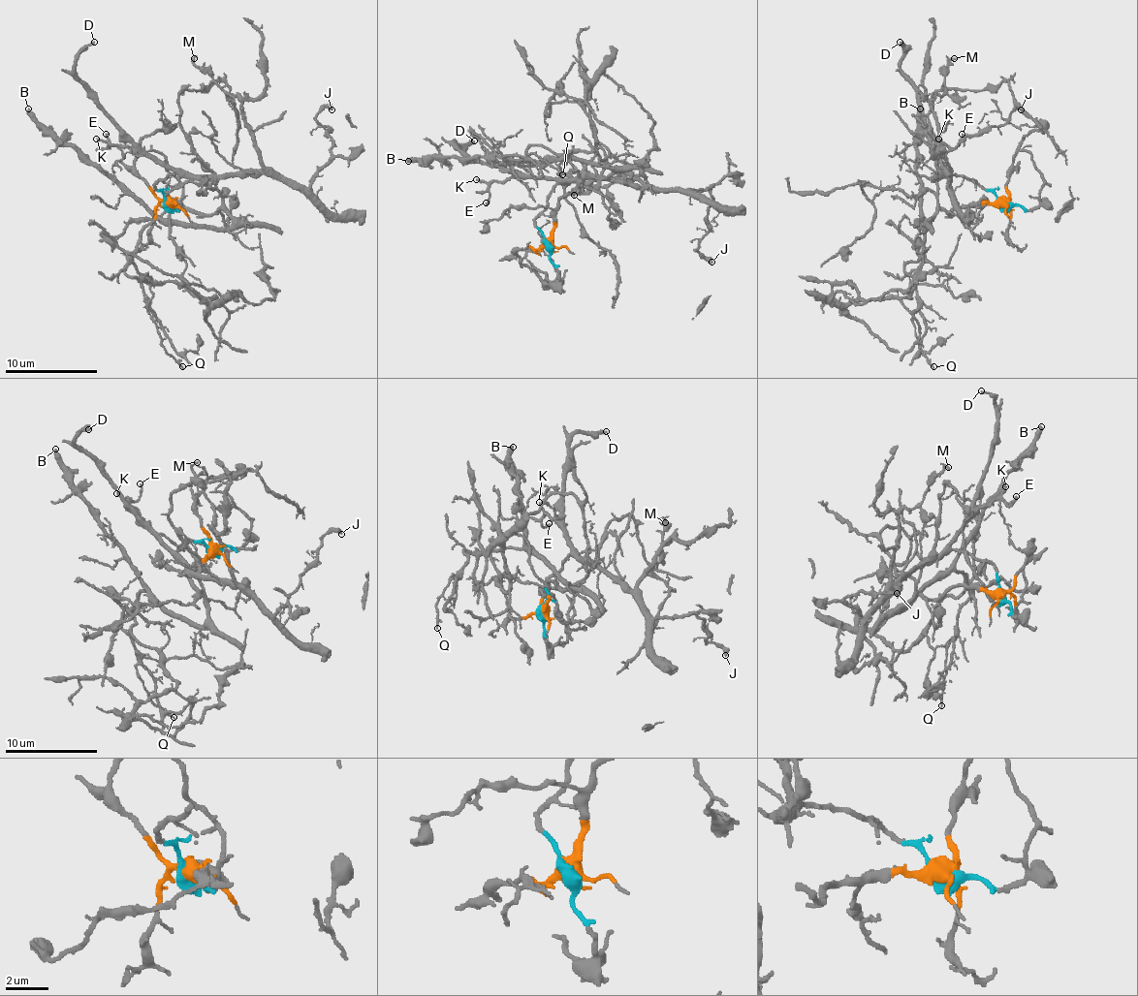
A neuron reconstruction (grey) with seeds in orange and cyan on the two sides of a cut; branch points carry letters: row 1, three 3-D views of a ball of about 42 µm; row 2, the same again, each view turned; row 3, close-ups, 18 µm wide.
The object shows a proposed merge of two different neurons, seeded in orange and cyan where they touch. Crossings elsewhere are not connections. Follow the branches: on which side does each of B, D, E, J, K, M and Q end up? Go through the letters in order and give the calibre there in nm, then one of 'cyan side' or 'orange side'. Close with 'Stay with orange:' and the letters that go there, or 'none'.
B: 400 nm | orange side
D: 240 nm | cyan side
E: 190 nm | cyan side
J: 400 nm | cyan side
K: 170 nm | cyan side
M: 240 nm | cyan side
Q: 200 nm | orange side
Stay with orange: B, Q

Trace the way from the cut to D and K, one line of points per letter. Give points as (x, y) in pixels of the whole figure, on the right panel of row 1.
D: (1005, 204), (964, 176), (940, 172), (936, 149), (925, 128), (920, 92), (904, 76), (900, 59), (900, 41)
K: (1005, 204), (964, 176), (943, 174), (938, 170), (936, 154), (940, 144), (938, 138)

